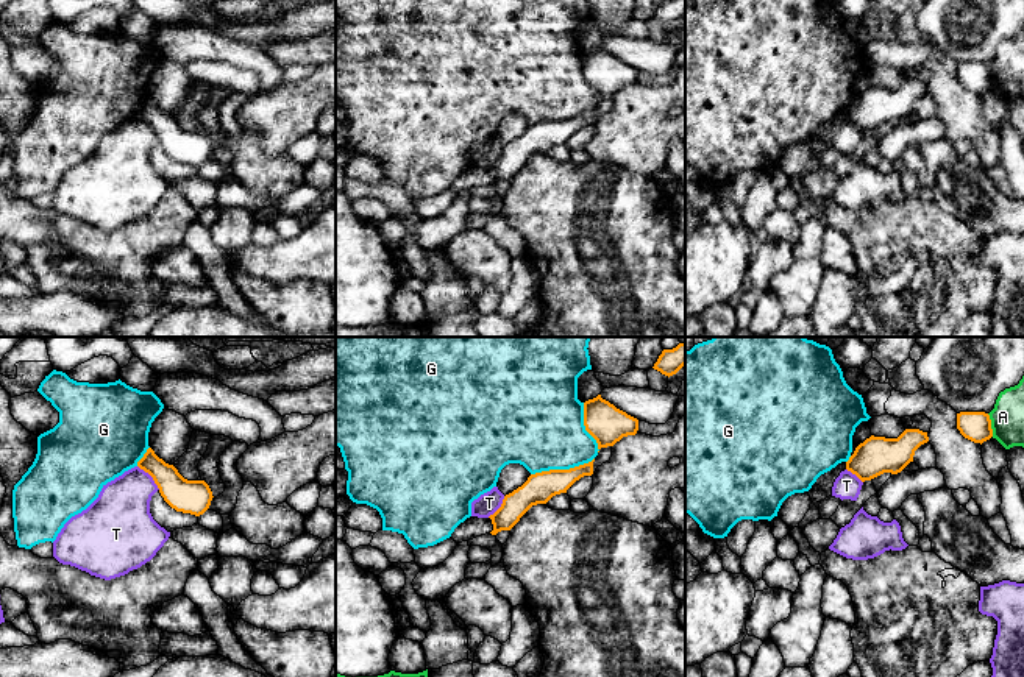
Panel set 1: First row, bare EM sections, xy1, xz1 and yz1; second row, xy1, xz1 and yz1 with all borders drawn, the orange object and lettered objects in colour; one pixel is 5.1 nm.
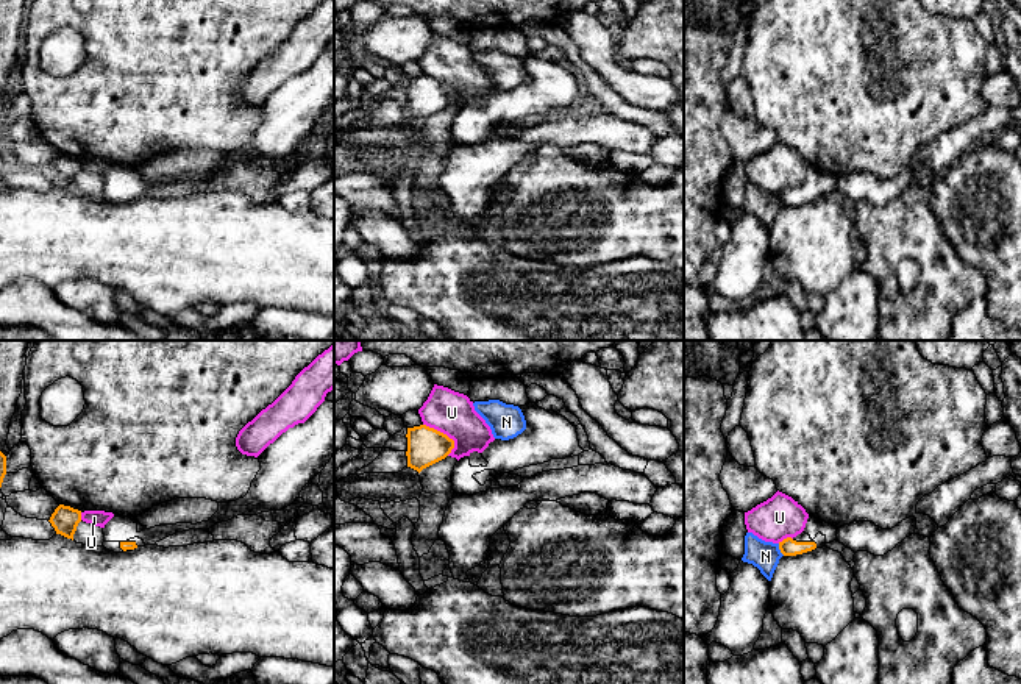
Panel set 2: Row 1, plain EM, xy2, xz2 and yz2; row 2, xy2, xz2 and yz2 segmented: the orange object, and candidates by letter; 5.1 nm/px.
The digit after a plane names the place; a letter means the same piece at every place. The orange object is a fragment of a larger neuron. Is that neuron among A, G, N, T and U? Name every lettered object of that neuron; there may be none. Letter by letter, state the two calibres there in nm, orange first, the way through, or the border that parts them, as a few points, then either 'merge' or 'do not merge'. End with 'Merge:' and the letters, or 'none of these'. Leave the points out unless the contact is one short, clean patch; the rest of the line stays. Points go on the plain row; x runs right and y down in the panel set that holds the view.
A: 160/180 nm | along yz1 (987, 64), (993, 86) | do not merge
G: 160/440 nm | do not merge
N: 90/150 nm | along yz2 (778, 194), (784, 205) | do not merge
T: 180/280 nm | along xy1 (138, 116), (160, 139) | do not merge
U: 190/220 nm | along xz2 (423, 74), (445, 83), (453, 91), (453, 99), (448, 105) | do not merge
Merge: none of these

